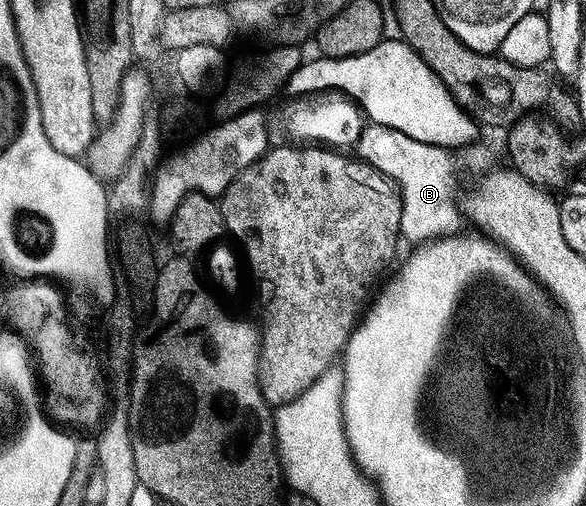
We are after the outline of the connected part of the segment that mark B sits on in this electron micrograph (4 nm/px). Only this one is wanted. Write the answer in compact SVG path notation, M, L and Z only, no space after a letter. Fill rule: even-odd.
M377 123L366 124L361 130L355 146L356 156L394 181L400 190L403 203L400 236L427 239L454 234L459 225L459 203L455 201L456 170L441 167L441 162L449 156L448 148L421 143L409 135L389 126ZM458 205L458 209L457 209Z

